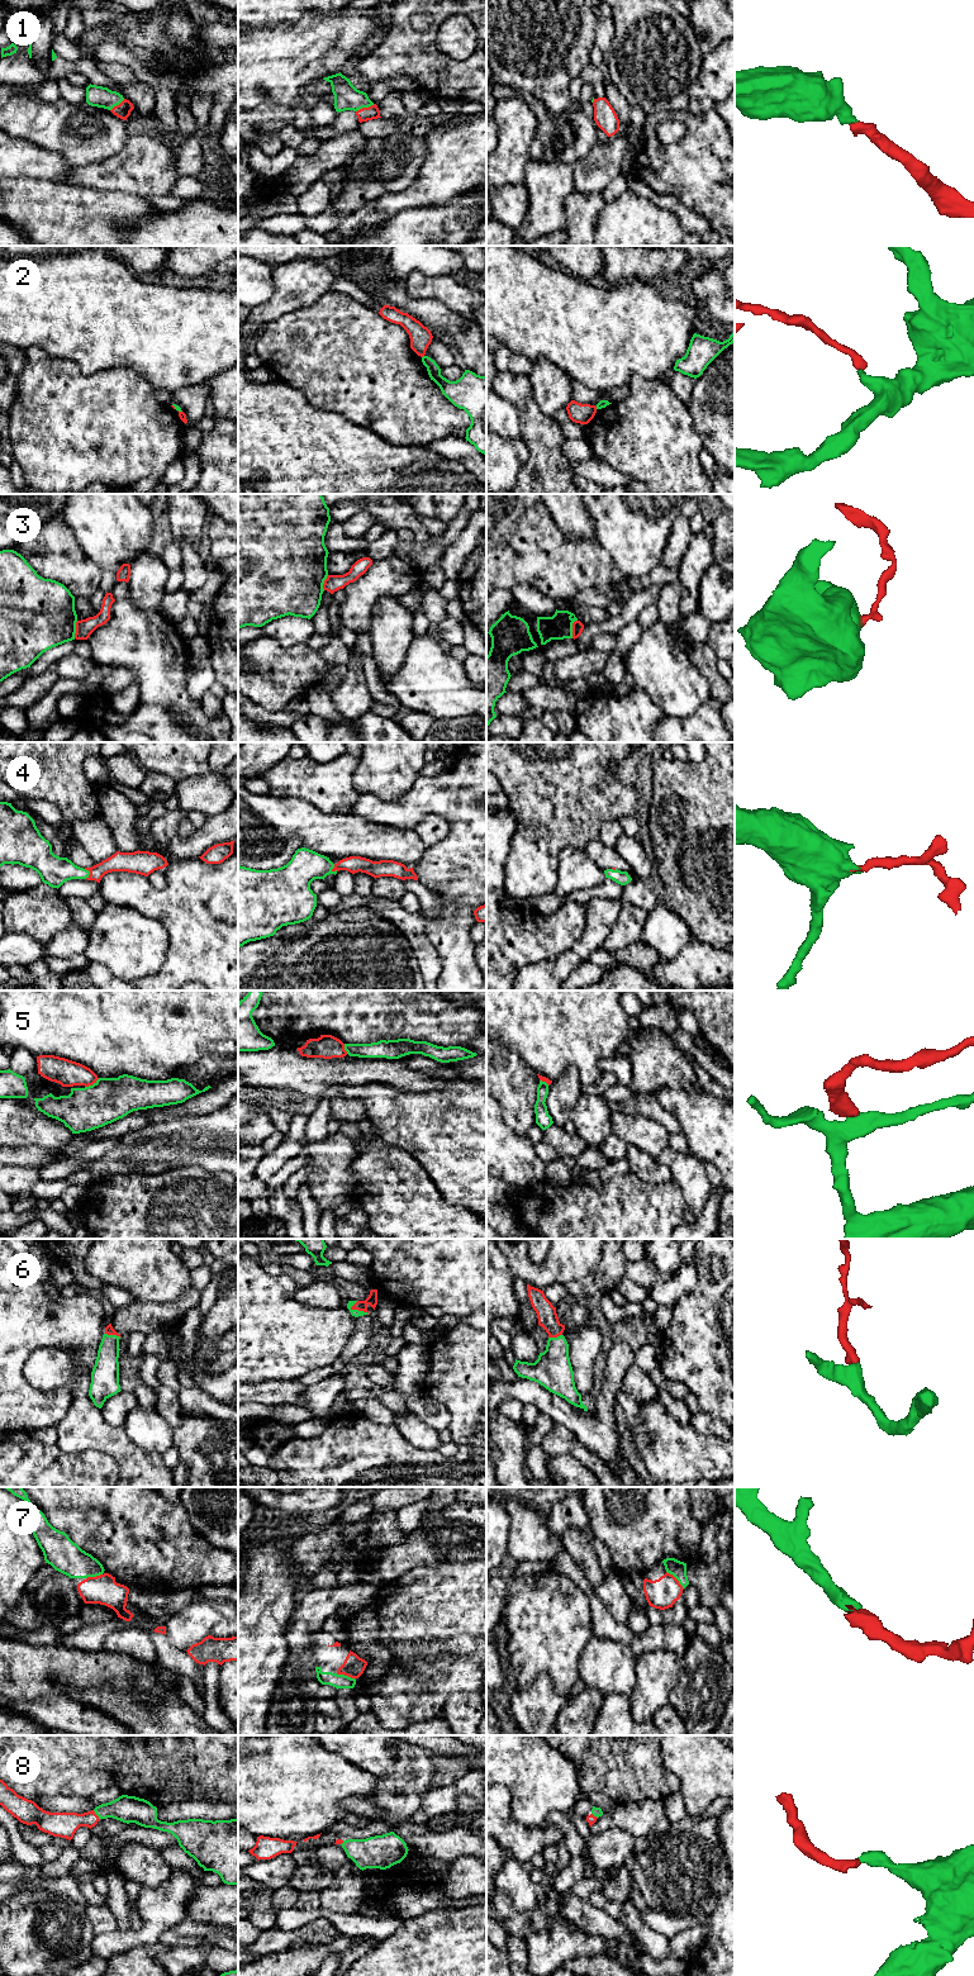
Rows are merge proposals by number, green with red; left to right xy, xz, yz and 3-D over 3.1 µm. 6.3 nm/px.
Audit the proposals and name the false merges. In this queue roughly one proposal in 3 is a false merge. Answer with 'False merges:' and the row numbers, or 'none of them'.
False merges: 2, 3, 5

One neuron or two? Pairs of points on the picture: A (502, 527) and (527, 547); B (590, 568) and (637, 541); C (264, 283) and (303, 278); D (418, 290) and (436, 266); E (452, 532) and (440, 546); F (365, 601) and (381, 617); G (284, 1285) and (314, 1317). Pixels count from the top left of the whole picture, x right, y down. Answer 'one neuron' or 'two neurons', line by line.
A: two neurons
B: two neurons
C: two neurons
D: two neurons
E: one neuron
F: two neurons
G: one neuron

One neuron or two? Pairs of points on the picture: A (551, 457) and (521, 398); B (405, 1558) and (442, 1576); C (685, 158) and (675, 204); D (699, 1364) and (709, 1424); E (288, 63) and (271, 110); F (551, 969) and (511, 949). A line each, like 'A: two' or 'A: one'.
A: one
B: two
C: two
D: two
E: two
F: two

